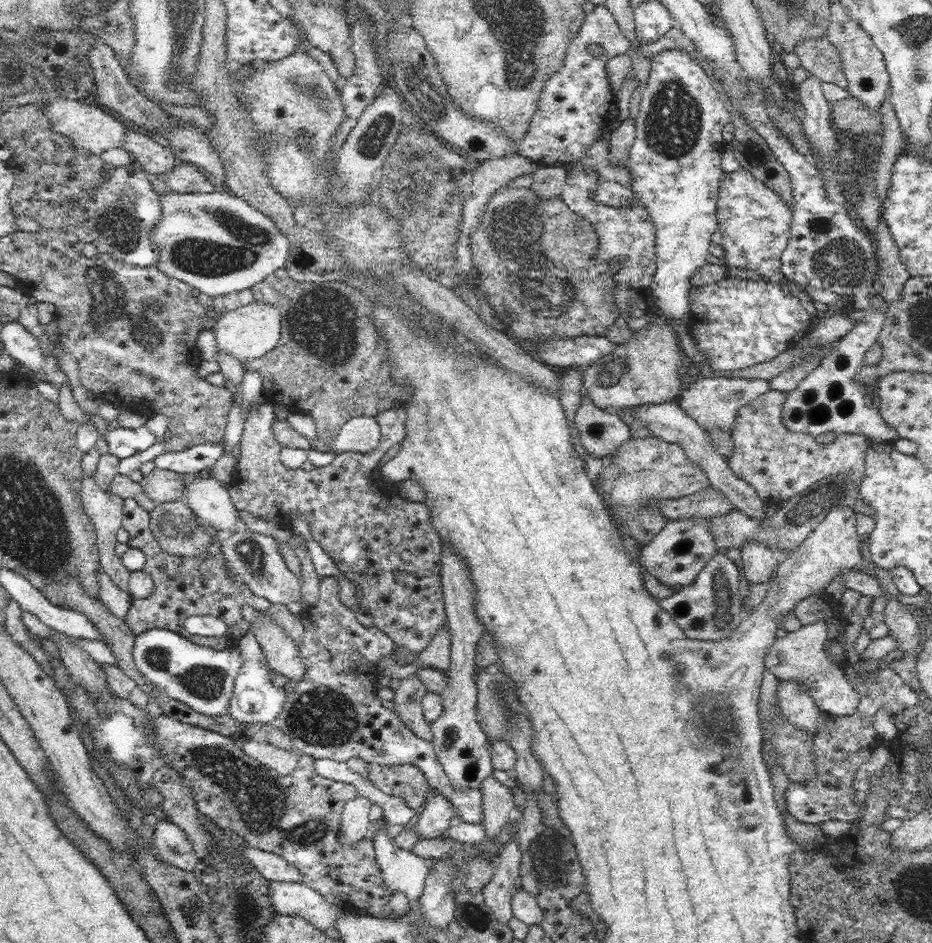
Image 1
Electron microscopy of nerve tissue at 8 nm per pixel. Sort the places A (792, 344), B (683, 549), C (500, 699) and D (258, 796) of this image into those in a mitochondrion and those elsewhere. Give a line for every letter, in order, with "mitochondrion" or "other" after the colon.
A: other
B: mitochondrion
C: mitochondrion
D: mitochondrion

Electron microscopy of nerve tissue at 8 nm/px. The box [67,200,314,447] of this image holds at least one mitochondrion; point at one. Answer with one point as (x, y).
(112, 317)

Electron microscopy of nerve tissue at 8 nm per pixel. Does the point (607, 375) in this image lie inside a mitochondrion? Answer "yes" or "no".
yes

